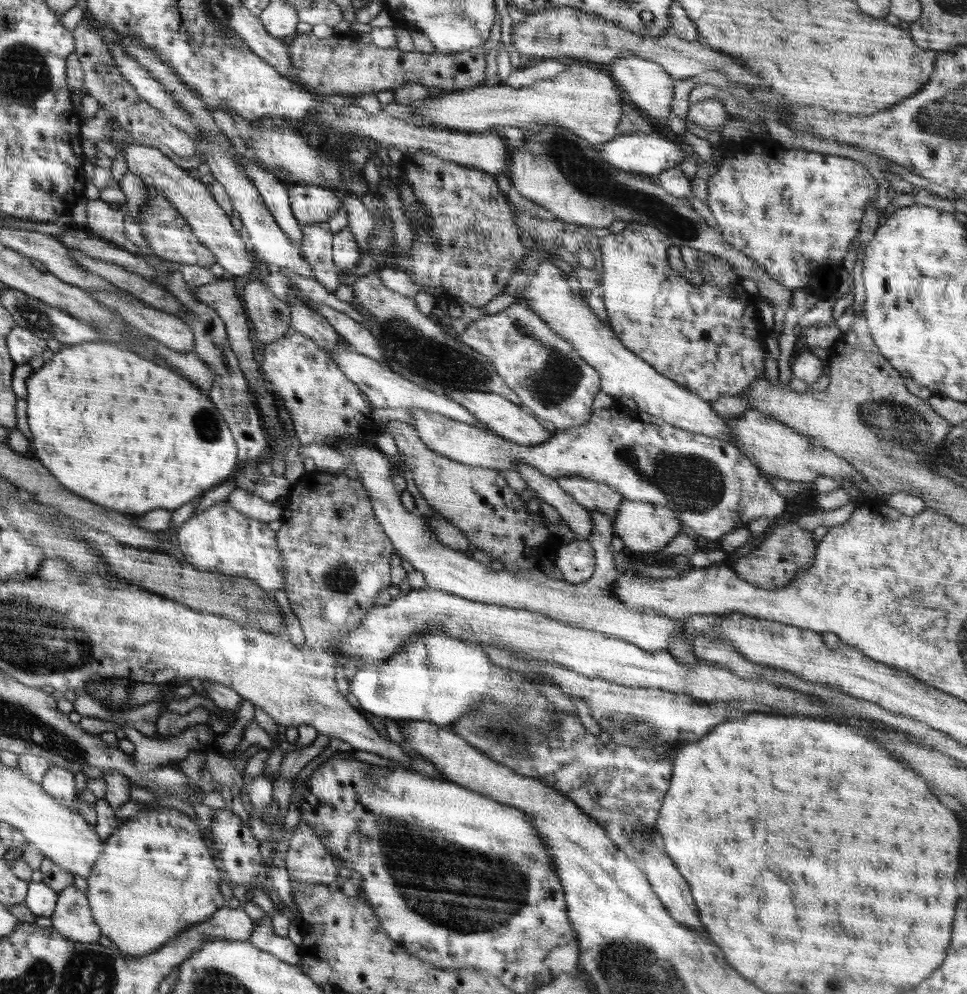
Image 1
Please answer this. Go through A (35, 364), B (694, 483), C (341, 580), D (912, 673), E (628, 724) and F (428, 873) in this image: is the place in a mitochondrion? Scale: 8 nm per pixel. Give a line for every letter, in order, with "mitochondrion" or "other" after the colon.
A: other
B: mitochondrion
C: mitochondrion
D: other
E: mitochondrion
F: mitochondrion

